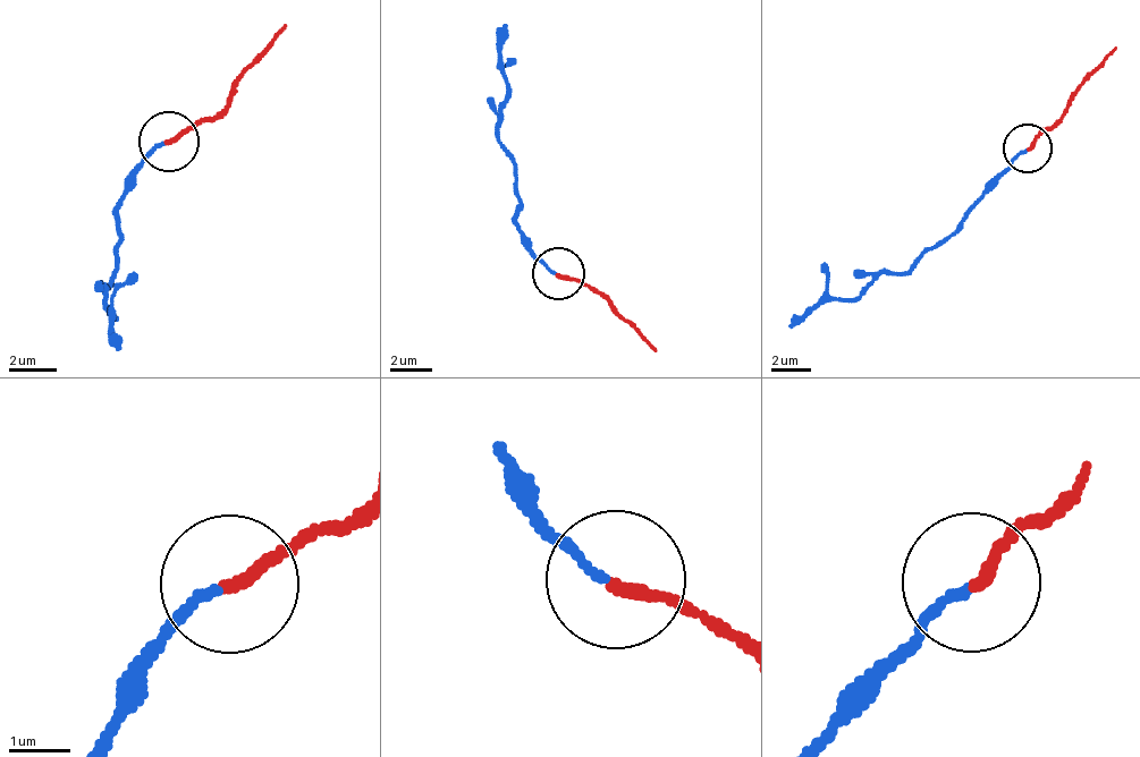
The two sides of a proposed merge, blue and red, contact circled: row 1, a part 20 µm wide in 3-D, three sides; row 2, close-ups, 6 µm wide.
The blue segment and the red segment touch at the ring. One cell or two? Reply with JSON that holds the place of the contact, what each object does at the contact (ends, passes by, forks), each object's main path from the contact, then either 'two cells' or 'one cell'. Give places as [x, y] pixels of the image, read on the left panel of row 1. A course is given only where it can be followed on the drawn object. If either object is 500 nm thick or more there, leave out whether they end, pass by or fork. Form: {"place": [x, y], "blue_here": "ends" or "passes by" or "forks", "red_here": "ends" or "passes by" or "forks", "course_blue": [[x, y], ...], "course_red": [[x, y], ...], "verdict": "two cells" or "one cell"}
{"place": [168, 141], "blue_here": "ends", "red_here": "ends", "course_blue": [[167, 145], [121, 197], [118, 268], [103, 285], [110, 319], [117, 317], [119, 346]], "course_red": [[167, 139], [221, 110], [286, 23]], "verdict": "two cells"}

